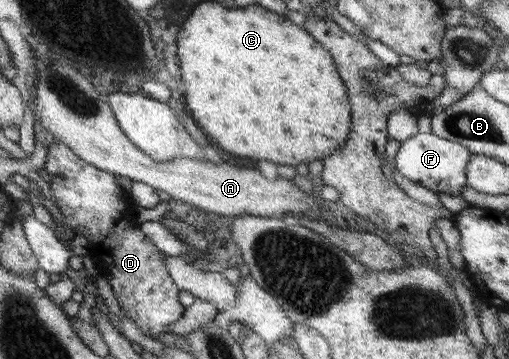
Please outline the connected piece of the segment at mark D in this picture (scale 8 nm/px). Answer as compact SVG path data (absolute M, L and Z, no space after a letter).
M55 142L47 149L44 169L52 176L49 190L71 229L81 228L81 235L88 240L88 254L109 280L123 312L143 334L165 335L167 328L184 315L186 307L179 302L180 289L167 271L167 255L135 225L137 206L132 203L130 192L117 185L113 173L83 161L67 145Z

